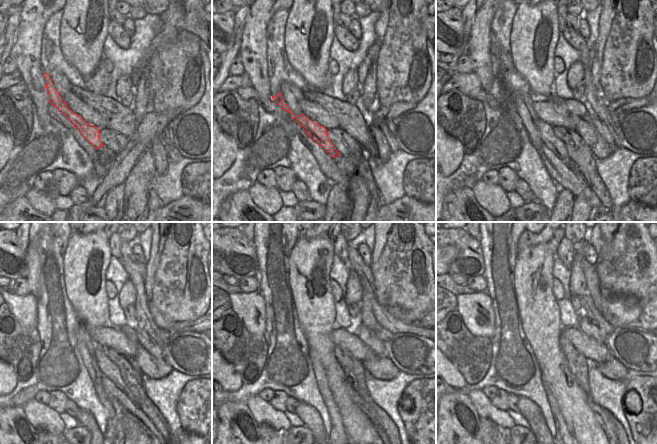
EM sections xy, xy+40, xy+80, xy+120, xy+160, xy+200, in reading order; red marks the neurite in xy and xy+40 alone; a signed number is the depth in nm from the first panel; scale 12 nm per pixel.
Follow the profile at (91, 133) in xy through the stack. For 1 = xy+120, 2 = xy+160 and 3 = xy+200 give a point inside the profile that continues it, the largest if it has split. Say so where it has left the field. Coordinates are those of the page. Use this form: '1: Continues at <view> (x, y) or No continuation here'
1: Continues at xy+120 (106, 366)
2: Continues at xy+160 (357, 399)
3: Continues at xy+200 (604, 417).

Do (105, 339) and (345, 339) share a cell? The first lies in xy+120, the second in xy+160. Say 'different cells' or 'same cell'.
same cell

